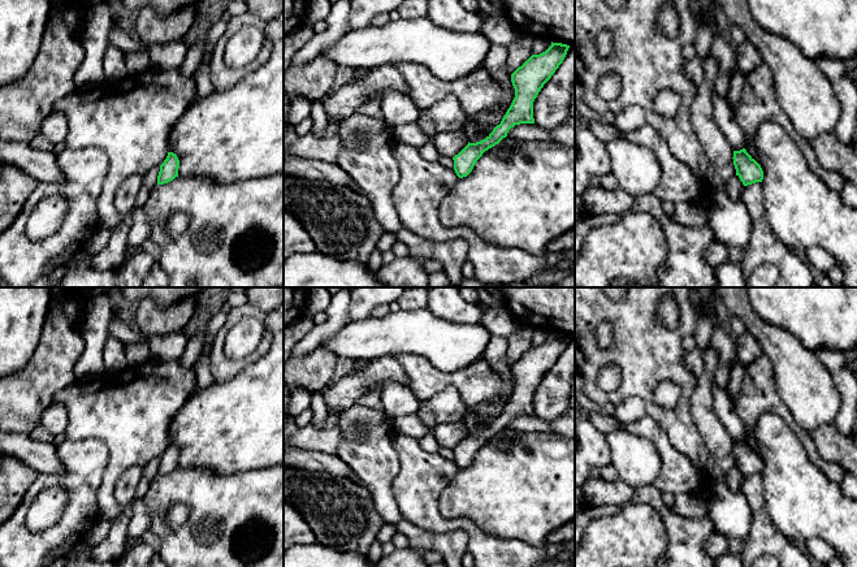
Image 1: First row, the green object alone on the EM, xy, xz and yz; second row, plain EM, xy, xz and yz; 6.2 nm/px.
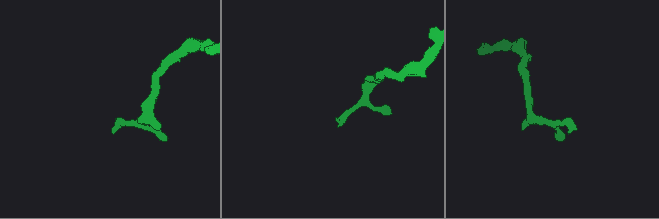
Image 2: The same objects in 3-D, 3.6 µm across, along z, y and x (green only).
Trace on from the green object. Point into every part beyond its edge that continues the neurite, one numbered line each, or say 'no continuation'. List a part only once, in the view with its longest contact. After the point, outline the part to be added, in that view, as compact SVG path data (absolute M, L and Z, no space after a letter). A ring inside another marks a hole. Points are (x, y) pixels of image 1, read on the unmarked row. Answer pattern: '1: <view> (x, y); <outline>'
no continuation

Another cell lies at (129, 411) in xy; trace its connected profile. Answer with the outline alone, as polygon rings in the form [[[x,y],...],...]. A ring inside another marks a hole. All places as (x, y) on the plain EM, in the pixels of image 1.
[[[150,359],[135,367],[126,367],[114,373],[103,373],[90,380],[74,381],[53,395],[52,403],[66,408],[66,440],[96,438],[109,451],[98,490],[101,518],[113,521],[122,512],[114,498],[114,484],[126,469],[144,467],[153,458],[160,458],[168,447],[168,428],[173,416],[196,393],[194,368],[182,368],[178,359],[161,362]]]

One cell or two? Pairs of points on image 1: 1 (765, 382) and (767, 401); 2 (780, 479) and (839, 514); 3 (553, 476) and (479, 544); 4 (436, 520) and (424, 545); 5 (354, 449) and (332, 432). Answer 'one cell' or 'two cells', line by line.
1: one cell
2: one cell
3: two cells
4: two cells
5: two cells

